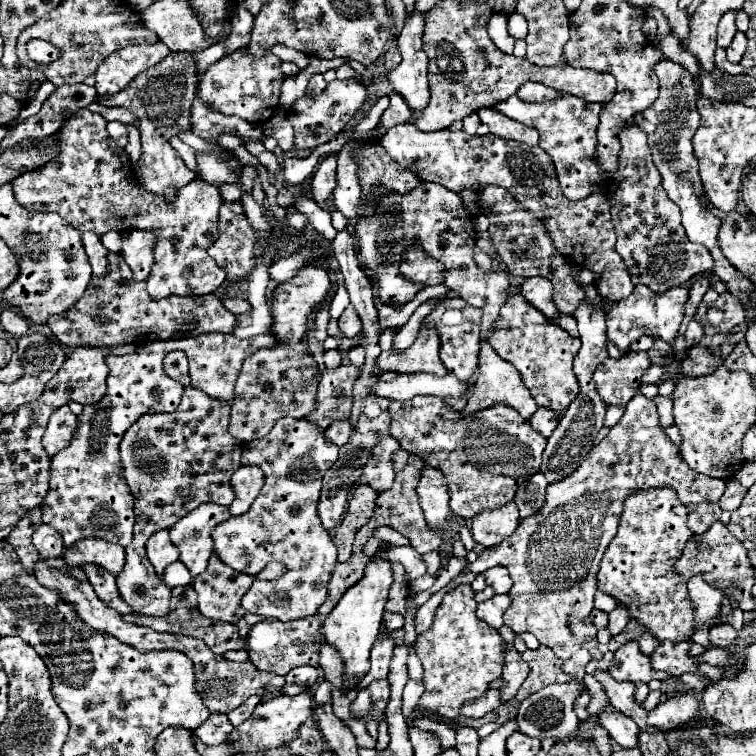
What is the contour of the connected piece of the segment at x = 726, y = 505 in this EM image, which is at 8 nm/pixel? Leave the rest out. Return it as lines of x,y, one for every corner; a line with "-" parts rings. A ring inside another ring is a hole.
729,480
727,490
725,490
725,494
721,496
721,502
719,502
719,504
721,504
721,510
729,510
729,512
733,512
733,510
741,504
745,492
747,492
747,488
741,486
737,480

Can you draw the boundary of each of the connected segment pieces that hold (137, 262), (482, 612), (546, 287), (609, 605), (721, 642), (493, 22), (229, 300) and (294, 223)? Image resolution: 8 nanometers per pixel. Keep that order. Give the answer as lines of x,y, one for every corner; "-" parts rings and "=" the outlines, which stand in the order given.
131,230
129,234
123,236
121,256
127,262
127,266
133,270
133,280
139,282
147,280
153,264
153,246
155,246
153,232
=
497,594
491,600
481,602
477,606
477,616
479,616
479,620
487,622
491,628
501,628
503,626
503,612
509,608
509,604
511,604
511,598
507,594
503,594
503,596
=
525,278
519,286
519,294
523,294
523,298
527,302
531,302
545,316
549,316
549,318
559,316
559,310
553,304
551,282
543,280
543,278
=
597,590
597,594
595,594
595,608
597,608
597,610
609,614
615,606
617,606
617,602
615,602
611,596
607,596
607,594
603,594
603,592
=
719,624
709,630
709,640
713,646
727,648
737,640
737,630
731,624
=
493,16
489,20
489,26
487,26
487,32
491,36
491,40
505,52
505,54
511,54
513,52
513,44
515,40
509,36
507,32
507,16
=
227,296
227,298
221,298
223,300
223,304
229,308
229,312
233,312
235,316
239,316
239,314
245,314
245,312
249,312
249,302
245,300
245,298
241,298
241,296
=
291,206
287,210
287,223
299,232
303,232
307,225
307,218
299,212
295,207

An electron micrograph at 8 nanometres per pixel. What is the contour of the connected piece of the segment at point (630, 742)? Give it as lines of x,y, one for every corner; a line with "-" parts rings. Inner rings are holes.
607,704
605,708
601,708
597,712
597,722
609,732
609,736
623,748
637,748
637,736
639,736
639,728
637,724
623,716
621,712
617,712
615,708
611,708
611,704

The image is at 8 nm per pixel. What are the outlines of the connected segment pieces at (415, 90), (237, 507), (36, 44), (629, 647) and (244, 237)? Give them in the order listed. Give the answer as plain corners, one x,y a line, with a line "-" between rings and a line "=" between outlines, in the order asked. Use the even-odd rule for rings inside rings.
413,12
405,20
405,28
399,36
401,64
387,76
393,88
403,96
411,112
423,110
429,104
429,84
427,84
427,54
421,50
423,34
423,14
=
241,466
233,476
231,476
231,488
235,492
235,500
229,506
229,512
233,516
245,514
257,494
261,492
263,486
263,470
259,466
=
31,40
31,42
27,44
27,50
29,50
29,56
31,56
35,62
39,62
39,64
51,62
51,60
55,60
57,54
59,54
59,52
55,50
55,46
51,46
51,44
43,42
43,40
=
627,642
615,652
615,658
609,666
609,674
617,682
645,682
645,684
649,684
655,678
657,680
669,678
665,672
657,672
651,668
649,656
641,654
637,642
=
223,202
219,212
219,236
209,252
227,276
245,278
255,268
255,240
255,232
241,212
241,202

